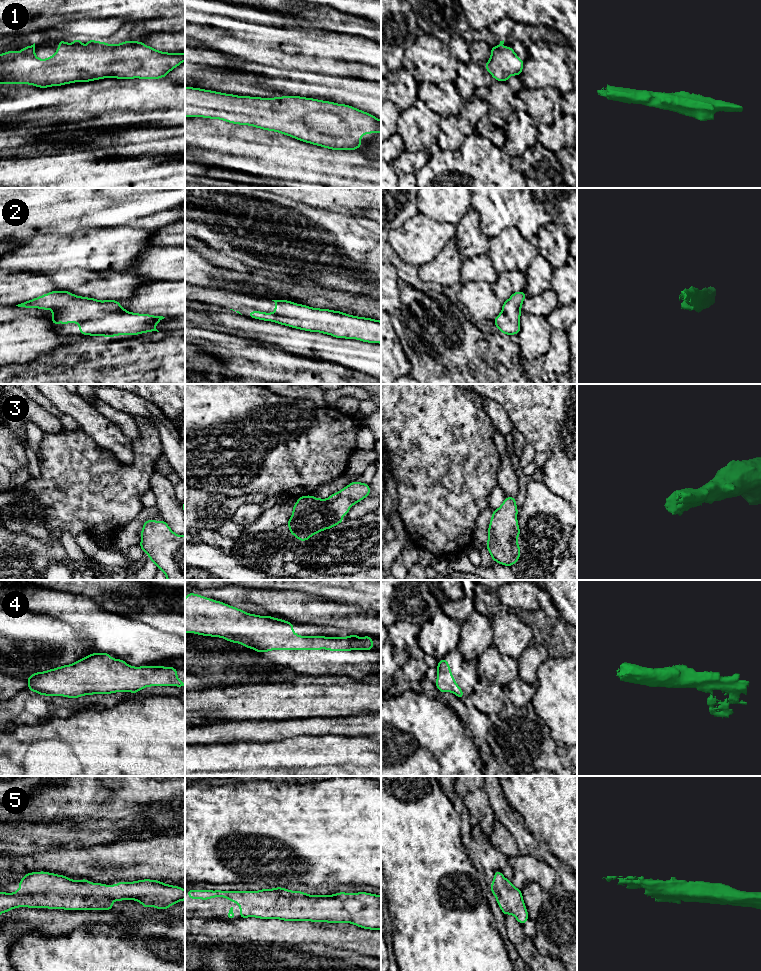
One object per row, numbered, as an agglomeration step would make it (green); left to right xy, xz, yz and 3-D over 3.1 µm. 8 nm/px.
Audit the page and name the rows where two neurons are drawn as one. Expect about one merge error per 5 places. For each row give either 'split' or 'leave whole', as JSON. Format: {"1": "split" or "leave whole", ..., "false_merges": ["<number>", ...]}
{"1": "leave whole", "2": "leave whole", "3": "leave whole", "4": "leave whole", "5": "leave whole", "false_merges": []}

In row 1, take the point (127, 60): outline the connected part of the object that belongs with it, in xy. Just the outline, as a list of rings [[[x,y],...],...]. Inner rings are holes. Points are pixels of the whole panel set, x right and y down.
[[[59,39],[57,52],[48,59],[39,59],[35,55],[35,43],[24,47],[19,52],[7,51],[0,54],[0,83],[29,84],[40,88],[61,86],[74,82],[88,82],[103,78],[118,79],[159,79],[182,62],[184,53],[167,53],[153,49],[143,42],[124,41],[110,45],[106,42],[87,40],[86,47],[80,39],[73,39],[73,44]]]

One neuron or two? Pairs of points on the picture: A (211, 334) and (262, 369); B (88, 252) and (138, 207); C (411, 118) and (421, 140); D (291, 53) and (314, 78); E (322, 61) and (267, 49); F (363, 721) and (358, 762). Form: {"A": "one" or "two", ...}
{"A": "one", "B": "two", "C": "one", "D": "two", "E": "one", "F": "two"}

